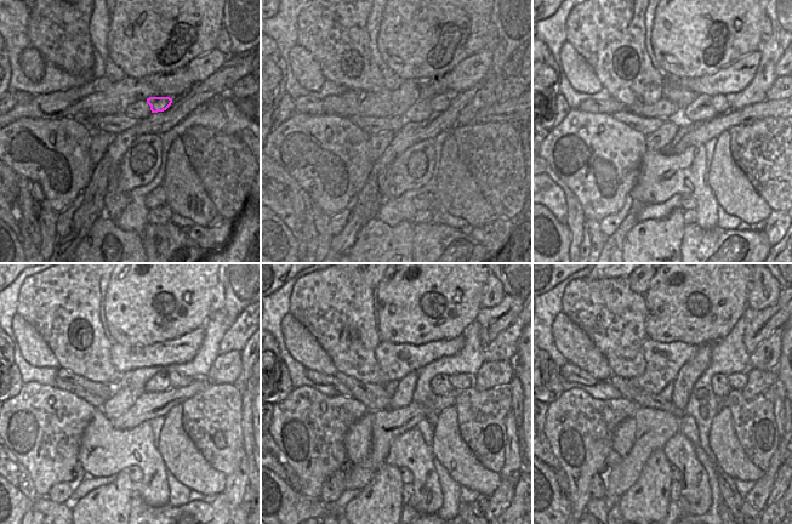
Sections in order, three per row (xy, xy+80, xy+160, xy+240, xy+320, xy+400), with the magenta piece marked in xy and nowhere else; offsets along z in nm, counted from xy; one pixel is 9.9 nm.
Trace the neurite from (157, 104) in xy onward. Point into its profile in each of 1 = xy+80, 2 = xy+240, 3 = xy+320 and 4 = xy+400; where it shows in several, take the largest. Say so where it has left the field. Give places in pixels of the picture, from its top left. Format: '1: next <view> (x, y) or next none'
1: next xy+80 (439, 102)
2: next xy+240 (177, 380)
3: next xy+320 (462, 381)
4: next xy+400 (736, 381)

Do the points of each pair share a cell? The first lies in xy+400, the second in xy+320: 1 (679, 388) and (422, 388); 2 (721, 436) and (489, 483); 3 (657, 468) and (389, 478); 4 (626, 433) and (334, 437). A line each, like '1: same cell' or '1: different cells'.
1: different cells
2: same cell
3: same cell
4: different cells

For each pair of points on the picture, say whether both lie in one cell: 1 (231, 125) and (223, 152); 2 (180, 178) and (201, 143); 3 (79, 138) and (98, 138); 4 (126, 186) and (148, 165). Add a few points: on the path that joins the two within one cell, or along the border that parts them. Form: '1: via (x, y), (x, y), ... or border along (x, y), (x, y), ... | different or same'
1: border along (200, 126), (210, 126), (233, 135), (248, 147) | different
2: border along (180, 137), (188, 161), (203, 187) | different
3: border along (91, 132), (89, 158), (95, 164) | different
4: via (131, 177), (131, 170), (140, 166) | same

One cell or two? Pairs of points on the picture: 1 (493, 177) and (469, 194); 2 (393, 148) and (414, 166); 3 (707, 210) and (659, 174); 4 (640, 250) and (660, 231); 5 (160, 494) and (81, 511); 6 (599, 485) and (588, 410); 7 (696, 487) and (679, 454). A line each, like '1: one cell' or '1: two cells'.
1: two cells
2: two cells
3: one cell
4: one cell
5: two cells
6: two cells
7: one cell

